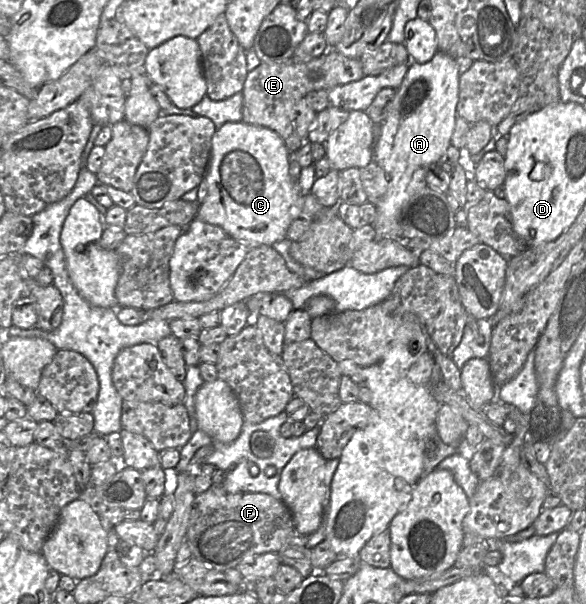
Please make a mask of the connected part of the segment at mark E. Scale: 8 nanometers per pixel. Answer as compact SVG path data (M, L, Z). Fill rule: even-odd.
M329 49L324 55L310 61L288 60L280 63L261 62L248 72L242 90L242 122L275 131L283 139L289 152L295 152L305 142L294 133L293 109L309 92L330 91L332 88L365 77L359 59L349 59Z

